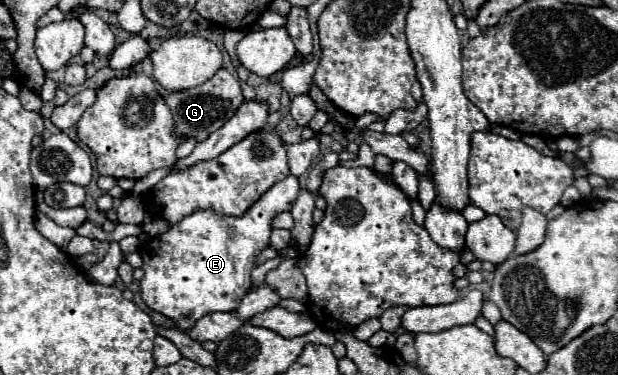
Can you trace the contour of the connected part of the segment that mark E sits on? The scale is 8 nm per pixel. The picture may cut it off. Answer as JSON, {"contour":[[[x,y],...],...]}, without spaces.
{"contour":[[[288,175],[268,189],[240,219],[222,217],[214,211],[196,211],[172,225],[158,241],[154,237],[144,245],[144,251],[140,251],[144,259],[144,279],[140,281],[144,303],[174,319],[182,329],[190,329],[208,313],[236,311],[242,297],[248,293],[254,257],[270,243],[270,221],[278,213],[292,209],[298,191],[298,179]]]}

